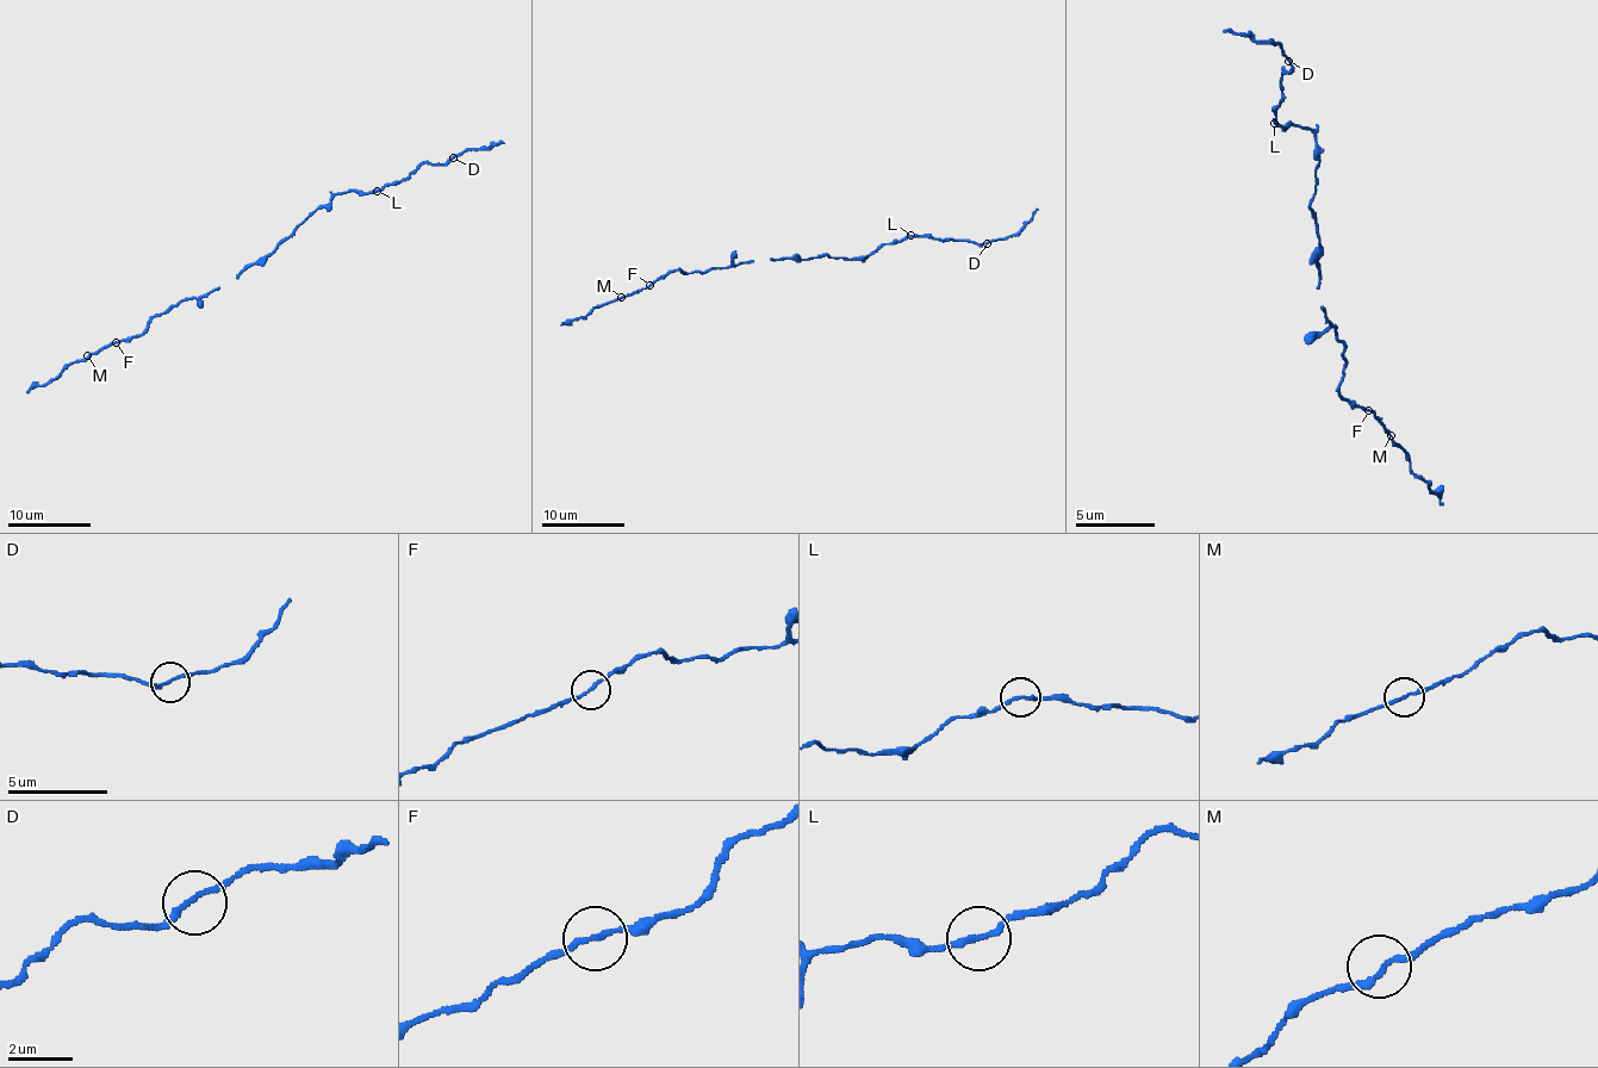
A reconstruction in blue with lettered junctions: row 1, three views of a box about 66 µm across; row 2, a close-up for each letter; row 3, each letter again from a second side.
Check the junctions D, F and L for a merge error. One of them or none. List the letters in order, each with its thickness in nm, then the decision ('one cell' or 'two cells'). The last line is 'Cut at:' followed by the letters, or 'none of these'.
D: 160 nm | one cell
F: 150 nm | one cell
L: 160 nm | one cell
Cut at: none of these

